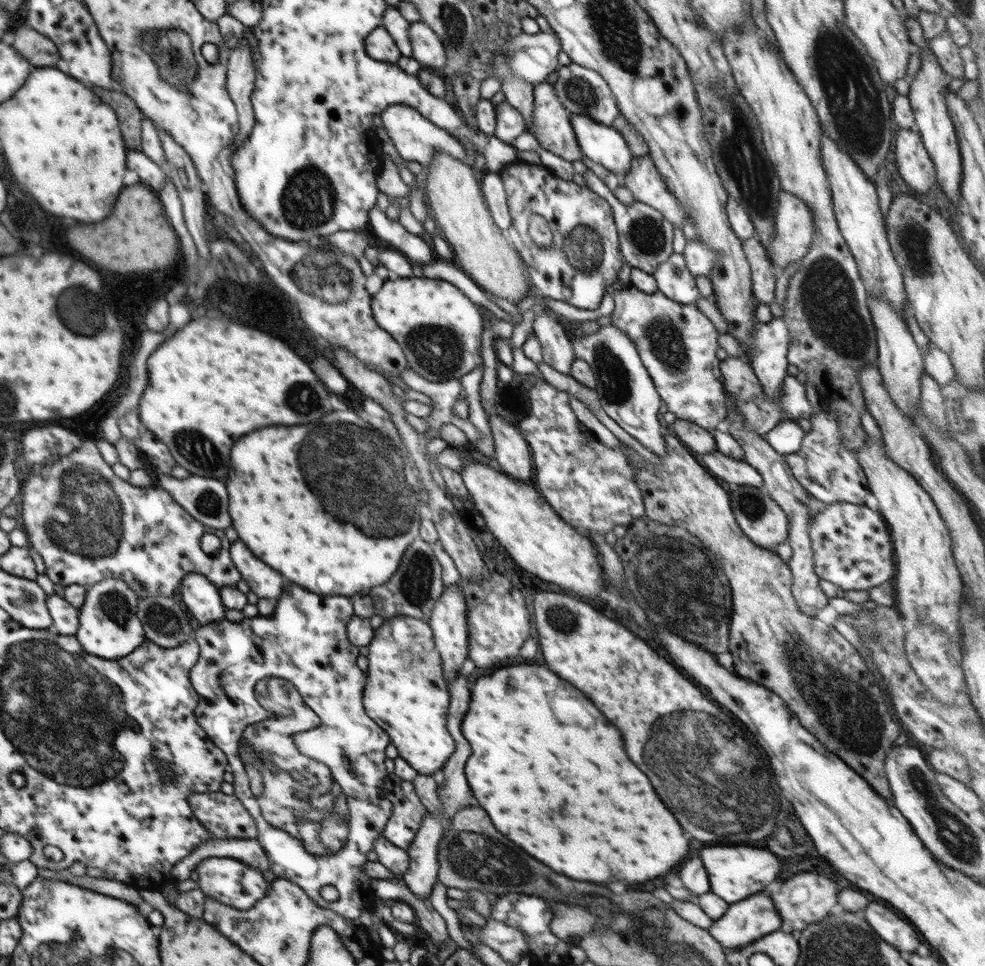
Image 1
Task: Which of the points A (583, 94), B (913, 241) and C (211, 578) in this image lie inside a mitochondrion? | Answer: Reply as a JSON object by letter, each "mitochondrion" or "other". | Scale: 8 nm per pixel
{"A":"mitochondrion","B":"mitochondrion","C":"other"}

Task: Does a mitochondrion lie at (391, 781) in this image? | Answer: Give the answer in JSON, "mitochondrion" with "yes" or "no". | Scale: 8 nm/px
{"mitochondrion":"no"}

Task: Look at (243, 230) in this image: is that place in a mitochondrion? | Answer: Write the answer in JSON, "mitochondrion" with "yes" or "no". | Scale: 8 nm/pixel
{"mitochondrion":"no"}

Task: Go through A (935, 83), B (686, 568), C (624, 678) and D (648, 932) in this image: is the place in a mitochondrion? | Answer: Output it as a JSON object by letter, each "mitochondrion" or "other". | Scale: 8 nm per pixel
{"A":"other","B":"mitochondrion","C":"other","D":"mitochondrion"}

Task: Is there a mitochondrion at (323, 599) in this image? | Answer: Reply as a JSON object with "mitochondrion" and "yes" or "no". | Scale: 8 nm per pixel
{"mitochondrion":"no"}

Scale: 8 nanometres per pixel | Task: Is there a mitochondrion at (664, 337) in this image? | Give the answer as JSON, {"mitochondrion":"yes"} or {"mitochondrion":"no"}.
{"mitochondrion":"yes"}

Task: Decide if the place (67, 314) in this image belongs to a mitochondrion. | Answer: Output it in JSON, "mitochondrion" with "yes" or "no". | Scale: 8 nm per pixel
{"mitochondrion":"yes"}

